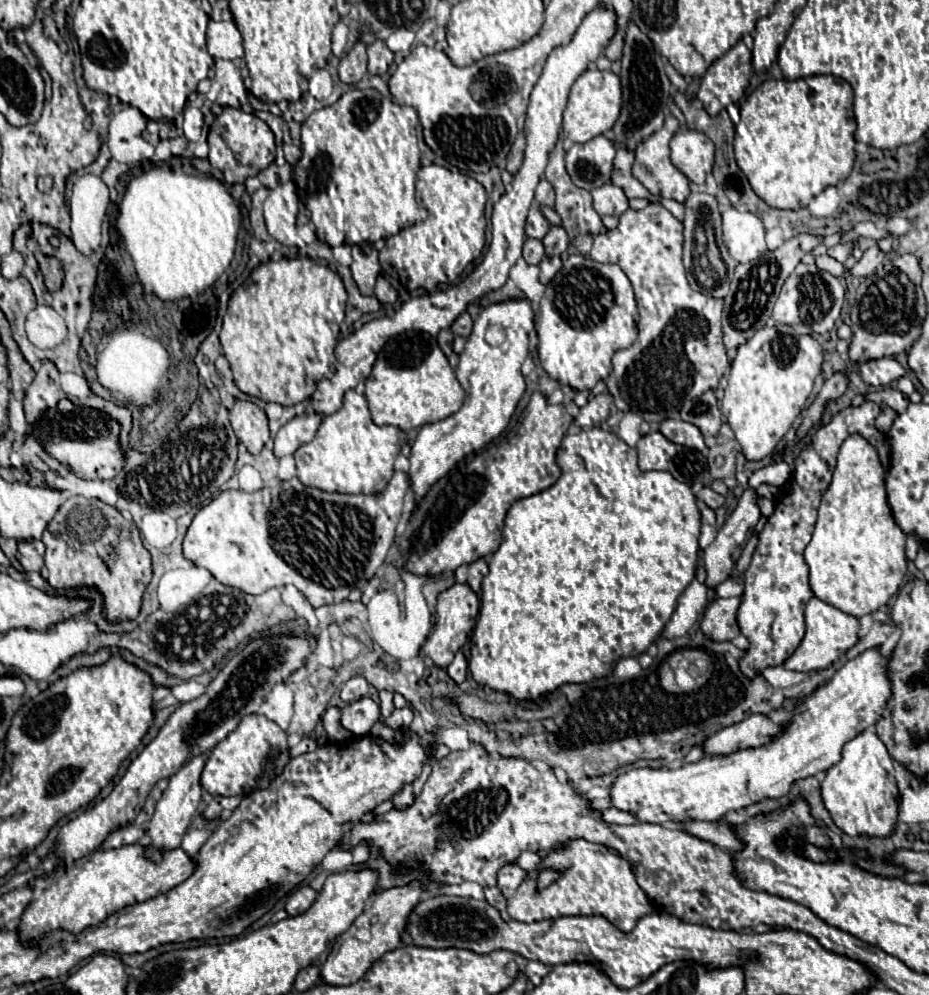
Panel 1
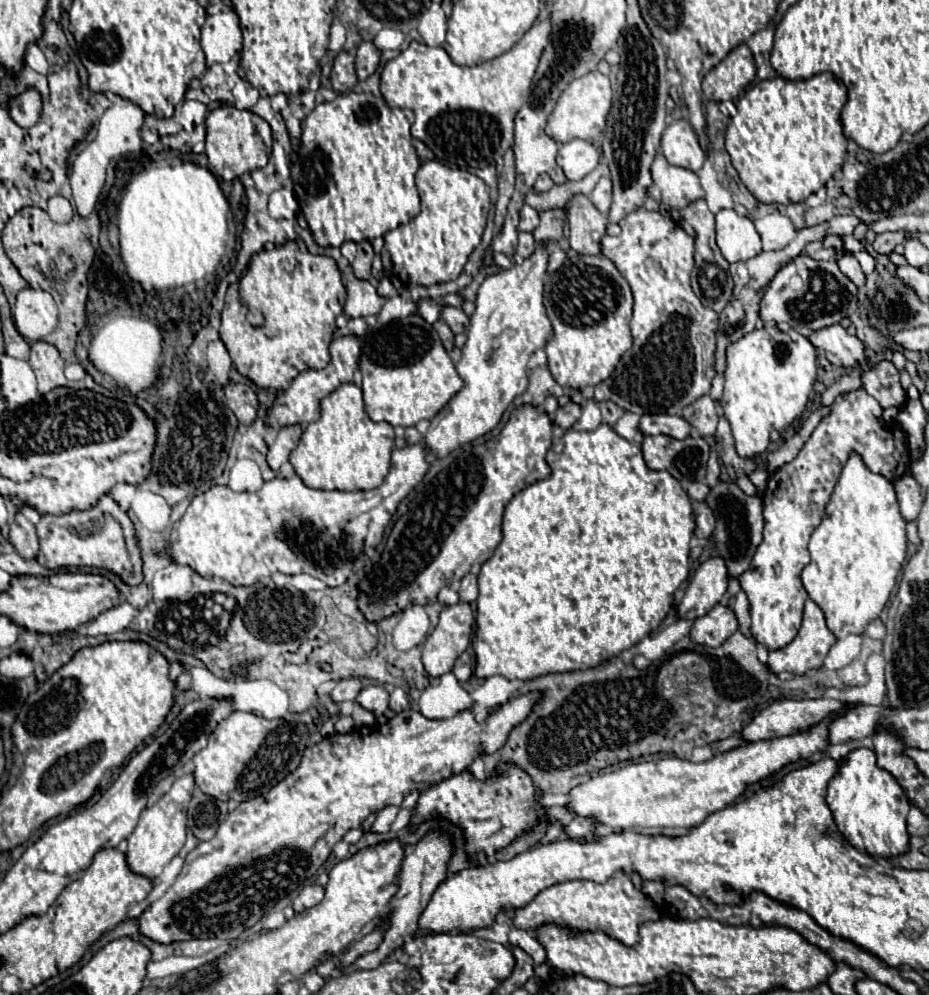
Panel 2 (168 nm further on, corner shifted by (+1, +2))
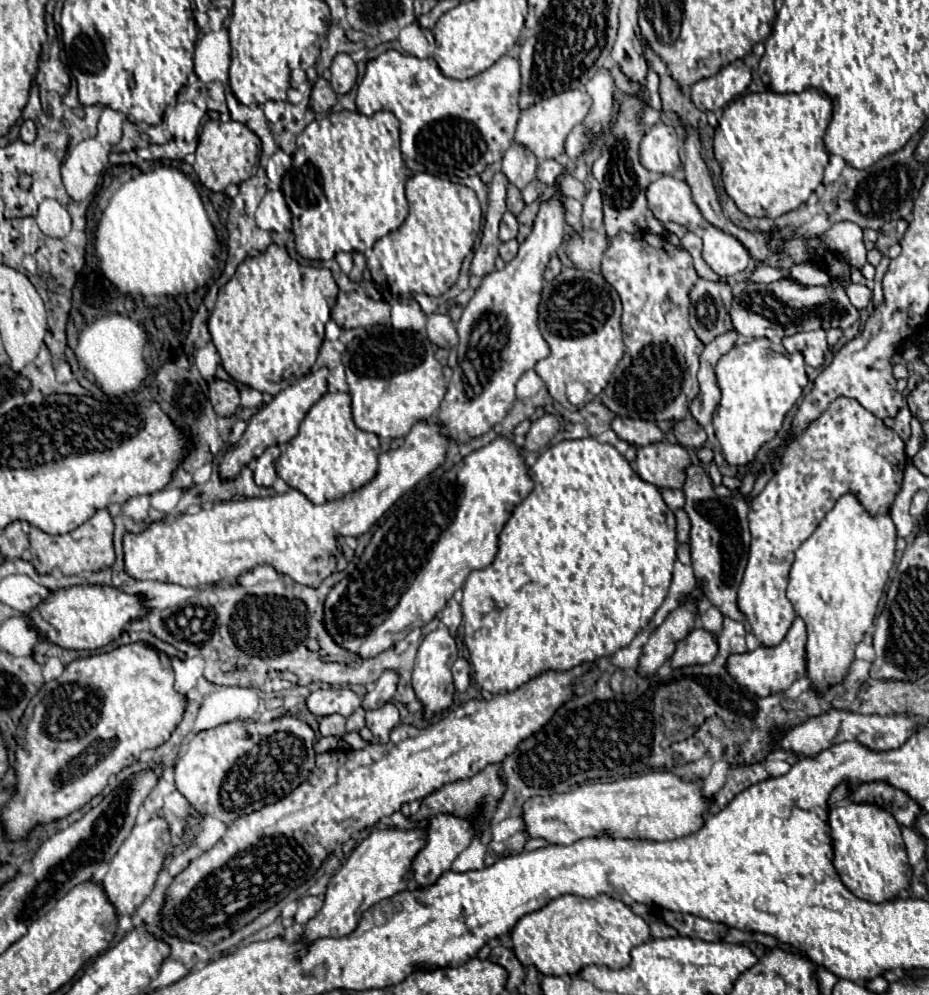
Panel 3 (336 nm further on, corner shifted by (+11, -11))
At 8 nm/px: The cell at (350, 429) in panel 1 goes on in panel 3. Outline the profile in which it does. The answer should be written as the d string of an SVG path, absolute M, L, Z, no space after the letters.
M326 393L306 413L300 433L282 447L280 477L312 503L324 503L340 499L352 491L364 487L376 477L380 455L380 443L374 433L360 431L352 421L350 395Z

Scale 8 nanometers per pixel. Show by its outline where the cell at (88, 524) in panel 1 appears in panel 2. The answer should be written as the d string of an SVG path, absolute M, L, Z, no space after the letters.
M102 496L94 508L84 512L74 510L64 516L44 514L36 524L36 530L40 538L40 554L44 556L44 566L50 570L92 566L116 572L130 586L142 582L142 558L134 538L134 526L128 514L110 496Z

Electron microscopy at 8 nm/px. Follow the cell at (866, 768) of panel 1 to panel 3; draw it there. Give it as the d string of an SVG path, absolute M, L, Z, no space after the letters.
M840 783L828 799L828 823L834 845L834 867L842 883L860 899L882 903L894 899L912 879L912 867L908 863L900 825L892 813L880 809L874 803L852 801L850 783Z

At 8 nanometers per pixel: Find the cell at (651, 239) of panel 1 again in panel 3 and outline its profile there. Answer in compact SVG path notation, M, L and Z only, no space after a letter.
M620 231L602 259L604 279L618 291L624 313L626 353L616 365L600 401L618 417L644 421L680 421L698 395L698 359L704 349L688 323L688 291L698 279L692 257L660 235Z

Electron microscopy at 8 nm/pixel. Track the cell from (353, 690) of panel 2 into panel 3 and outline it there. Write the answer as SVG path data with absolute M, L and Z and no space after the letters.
M318 689L308 695L306 707L318 715L334 715L340 713L342 717L350 717L354 709L360 707L360 697L350 689Z

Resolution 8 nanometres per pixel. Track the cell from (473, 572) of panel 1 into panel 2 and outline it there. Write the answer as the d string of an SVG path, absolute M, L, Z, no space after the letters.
M466 574L462 578L462 586L458 590L458 596L460 596L460 602L474 602L478 598L478 586L476 586L476 576L474 574Z

